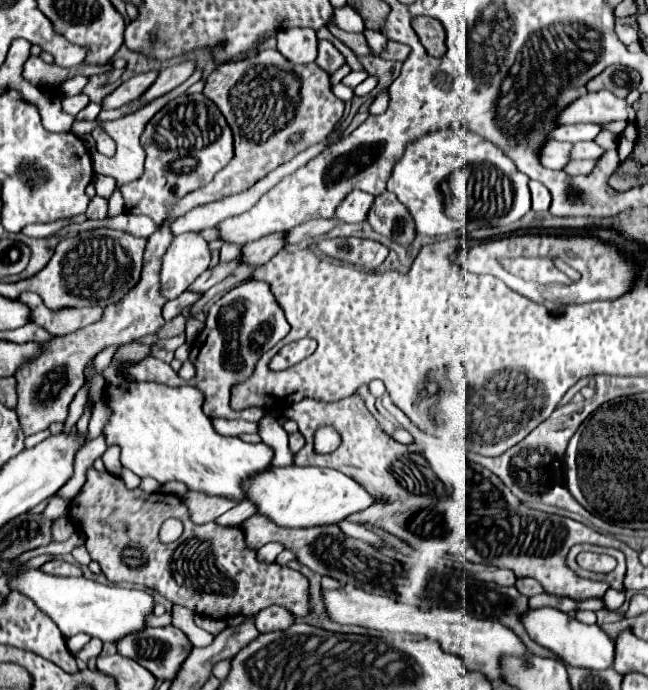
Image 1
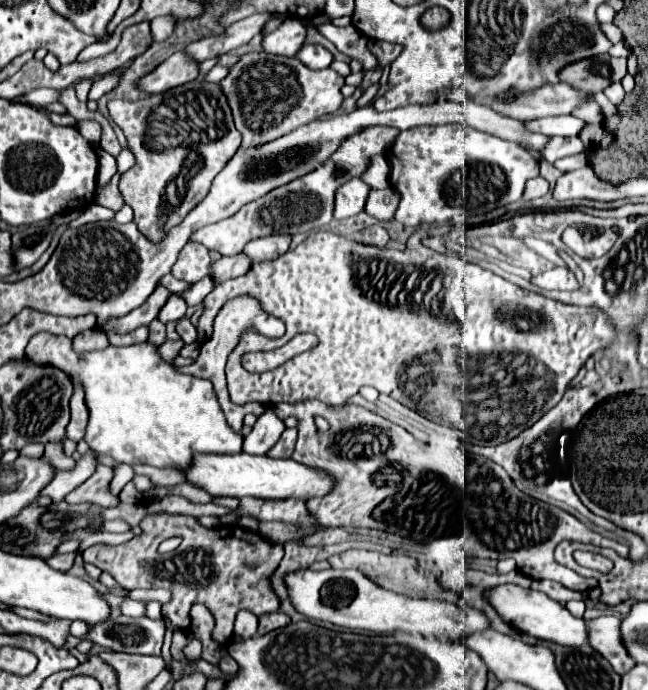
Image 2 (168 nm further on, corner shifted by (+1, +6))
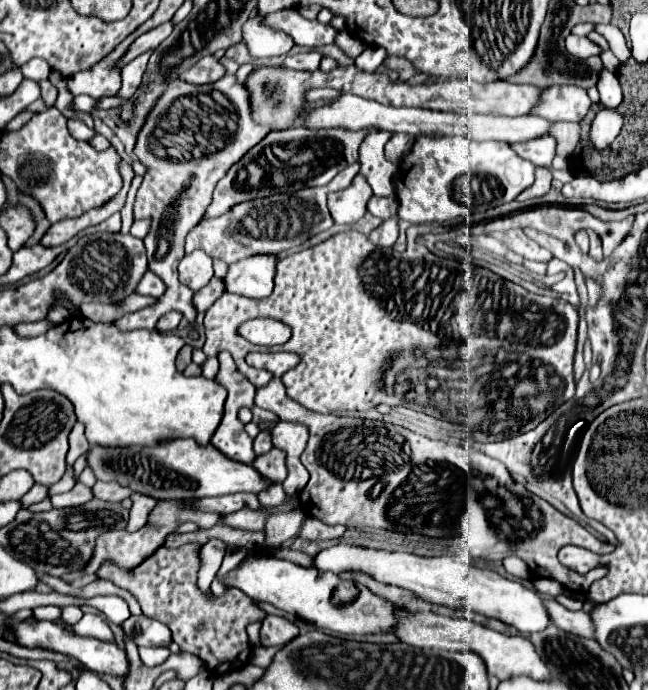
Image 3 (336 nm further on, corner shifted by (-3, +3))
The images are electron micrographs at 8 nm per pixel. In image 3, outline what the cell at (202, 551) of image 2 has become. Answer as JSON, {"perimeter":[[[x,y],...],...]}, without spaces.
{"perimeter":[[[187,543],[179,549],[159,547],[151,557],[133,569],[119,567],[113,561],[103,561],[97,569],[97,577],[109,579],[133,593],[143,613],[163,621],[171,629],[173,641],[181,647],[181,651],[197,655],[211,673],[239,669],[249,663],[251,655],[249,639],[245,639],[245,627],[253,621],[263,621],[267,613],[257,605],[257,601],[235,587],[227,587],[221,597],[207,597],[197,587],[199,567],[201,543]]]}

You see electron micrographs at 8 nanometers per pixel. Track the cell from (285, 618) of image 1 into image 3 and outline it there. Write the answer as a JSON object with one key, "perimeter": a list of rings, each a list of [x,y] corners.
{"perimeter":[[[267,615],[261,621],[261,643],[263,645],[285,645],[287,641],[291,641],[291,637],[295,637],[299,633],[297,625],[291,623],[285,617],[277,617],[277,615]]]}

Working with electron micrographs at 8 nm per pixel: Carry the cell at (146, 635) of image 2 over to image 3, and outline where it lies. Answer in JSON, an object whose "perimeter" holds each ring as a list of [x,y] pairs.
{"perimeter":[[[131,615],[123,625],[123,633],[129,635],[137,647],[167,647],[173,641],[167,625],[145,615]]]}

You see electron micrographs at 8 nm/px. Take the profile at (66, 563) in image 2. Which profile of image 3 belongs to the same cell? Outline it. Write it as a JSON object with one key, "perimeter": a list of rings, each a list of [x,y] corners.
{"perimeter":[[[159,501],[157,507],[151,511],[149,521],[147,521],[147,525],[145,525],[143,529],[139,529],[139,531],[135,531],[135,533],[129,533],[129,531],[121,529],[121,531],[107,531],[107,533],[99,535],[99,537],[97,537],[97,543],[95,543],[95,549],[93,549],[93,555],[91,555],[91,559],[87,561],[87,565],[85,565],[81,571],[77,571],[77,573],[65,573],[65,575],[61,575],[61,579],[63,579],[65,583],[71,583],[71,581],[81,579],[81,577],[85,577],[85,575],[95,575],[97,567],[99,567],[105,559],[117,561],[117,563],[121,563],[121,565],[125,565],[125,567],[135,567],[135,565],[139,565],[143,559],[147,559],[159,545],[163,545],[165,535],[169,535],[171,531],[175,531],[175,527],[181,525],[181,523],[185,523],[185,521],[193,521],[193,523],[197,523],[201,529],[209,529],[209,527],[213,527],[213,525],[219,521],[219,517],[217,517],[217,513],[201,513],[201,511],[183,507],[183,505],[173,503],[173,501],[171,501],[171,503],[169,503],[169,501]]]}

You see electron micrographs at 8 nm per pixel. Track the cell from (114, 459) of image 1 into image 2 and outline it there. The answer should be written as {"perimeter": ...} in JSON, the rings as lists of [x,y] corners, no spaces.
{"perimeter":[[[119,464],[119,466],[115,468],[115,478],[113,478],[113,482],[111,482],[111,494],[119,498],[123,486],[125,486],[131,478],[133,478],[133,470],[131,470],[129,466],[125,466],[125,464]]]}

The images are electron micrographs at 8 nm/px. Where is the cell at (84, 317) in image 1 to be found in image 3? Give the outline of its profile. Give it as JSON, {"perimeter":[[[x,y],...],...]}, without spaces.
{"perimeter":[[[43,319],[43,321],[35,321],[35,323],[19,323],[19,325],[13,327],[13,331],[19,337],[37,337],[37,335],[47,333],[53,327],[57,327],[57,323],[51,323],[49,319]]]}

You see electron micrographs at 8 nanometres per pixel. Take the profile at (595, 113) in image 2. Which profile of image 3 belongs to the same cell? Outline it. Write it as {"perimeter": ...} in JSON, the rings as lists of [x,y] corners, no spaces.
{"perimeter":[[[555,85],[555,87],[543,91],[543,105],[539,105],[539,109],[535,109],[535,115],[547,117],[549,121],[583,121],[589,107],[591,107],[591,99],[583,87]]]}

